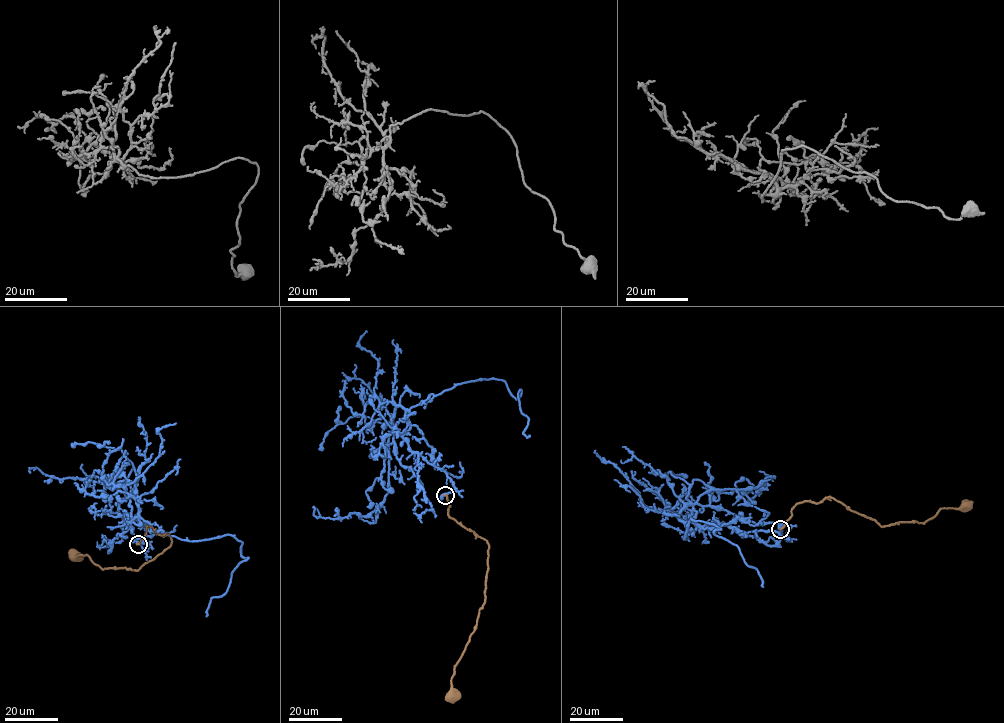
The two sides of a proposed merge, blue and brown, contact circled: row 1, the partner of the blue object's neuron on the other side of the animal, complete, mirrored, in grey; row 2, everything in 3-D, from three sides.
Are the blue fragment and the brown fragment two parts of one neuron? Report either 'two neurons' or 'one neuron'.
two neurons

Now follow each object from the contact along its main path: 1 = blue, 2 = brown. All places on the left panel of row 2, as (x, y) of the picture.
1: (138, 544), (148, 549), (126, 514), (140, 511), (153, 531), (241, 541), (248, 558), (206, 616)
2: (138, 544), (147, 526), (158, 534), (169, 534), (172, 542), (135, 571), (102, 569), (86, 555), (74, 554)

